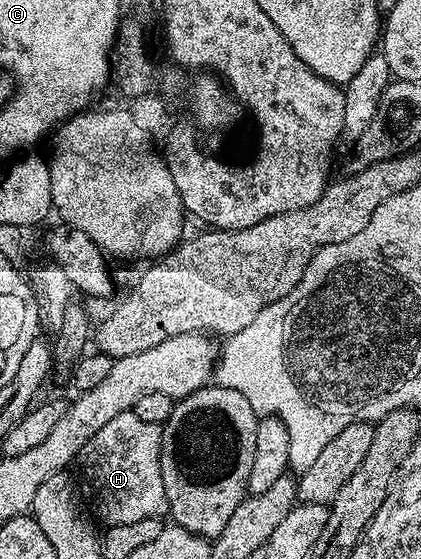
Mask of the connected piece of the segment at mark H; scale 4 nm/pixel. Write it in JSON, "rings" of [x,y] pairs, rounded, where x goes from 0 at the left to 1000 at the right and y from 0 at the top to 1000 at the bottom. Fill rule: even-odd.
{"rings":[[[306,735],[290,742],[271,742],[271,750],[261,750],[261,757],[252,757],[230,775],[214,778],[209,791],[195,800],[185,819],[185,834],[190,832],[185,860],[214,903],[214,894],[219,894],[216,909],[223,918],[223,909],[228,909],[226,923],[240,934],[247,930],[249,941],[328,936],[328,928],[356,928],[359,925],[387,927],[399,918],[394,871],[385,871],[380,771],[382,762],[347,757],[347,750],[328,750],[323,737]]]}

